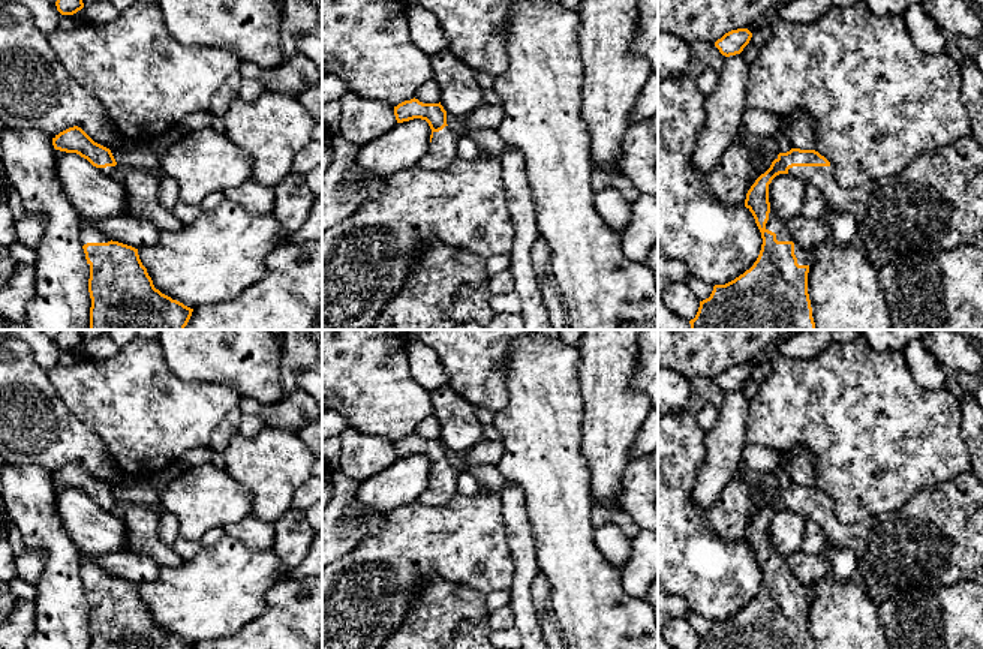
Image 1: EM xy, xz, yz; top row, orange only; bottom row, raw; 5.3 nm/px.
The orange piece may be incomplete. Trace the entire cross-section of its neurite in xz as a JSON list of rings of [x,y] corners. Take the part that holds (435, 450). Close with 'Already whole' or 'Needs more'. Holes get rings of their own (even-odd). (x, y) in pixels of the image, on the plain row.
[[[411,435],[394,442],[397,459],[414,454],[426,456],[432,465],[429,487],[423,492],[417,502],[423,505],[441,505],[451,499],[456,490],[459,471],[447,460],[447,447],[439,439],[423,439]]]. Needs more

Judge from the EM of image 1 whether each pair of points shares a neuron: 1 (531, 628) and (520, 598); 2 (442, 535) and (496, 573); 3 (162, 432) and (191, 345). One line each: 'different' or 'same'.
1: same
2: same
3: different

